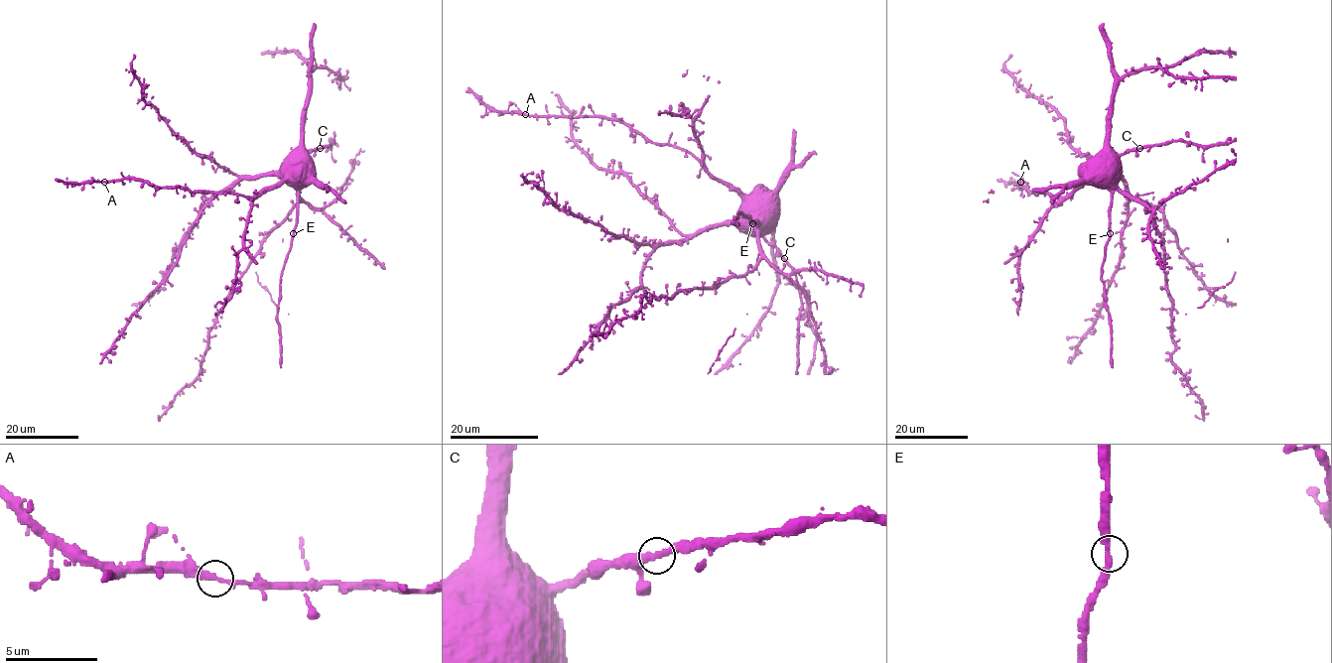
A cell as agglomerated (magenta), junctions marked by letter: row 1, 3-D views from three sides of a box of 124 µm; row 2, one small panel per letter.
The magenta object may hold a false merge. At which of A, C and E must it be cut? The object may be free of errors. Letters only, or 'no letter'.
no letter

